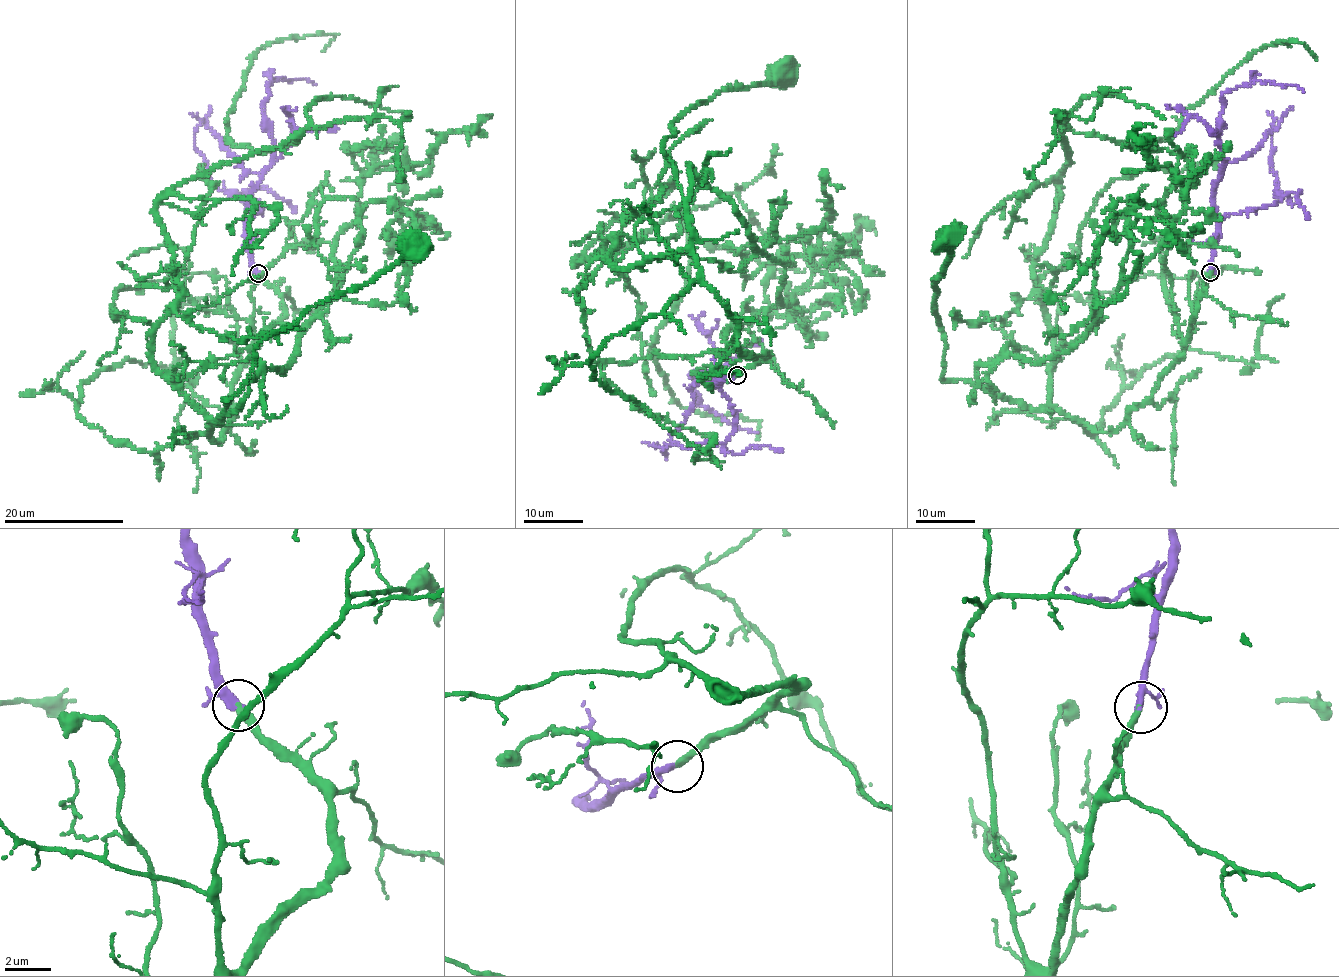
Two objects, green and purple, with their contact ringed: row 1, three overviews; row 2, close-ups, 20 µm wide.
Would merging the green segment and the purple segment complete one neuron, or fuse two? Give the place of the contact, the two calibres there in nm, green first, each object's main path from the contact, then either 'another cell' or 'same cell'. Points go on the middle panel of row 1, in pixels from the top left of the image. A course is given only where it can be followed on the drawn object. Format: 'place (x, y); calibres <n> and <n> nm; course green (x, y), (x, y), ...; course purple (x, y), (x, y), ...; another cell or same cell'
place (737, 375); calibres 320 and 240 nm; course green (737, 375), (768, 355), (742, 354), (738, 324), (702, 280), (662, 144), (681, 114), (781, 72); course purple (737, 375), (716, 384), (704, 375), (717, 376), (711, 370), (689, 376), (706, 408), (757, 432); same cell

